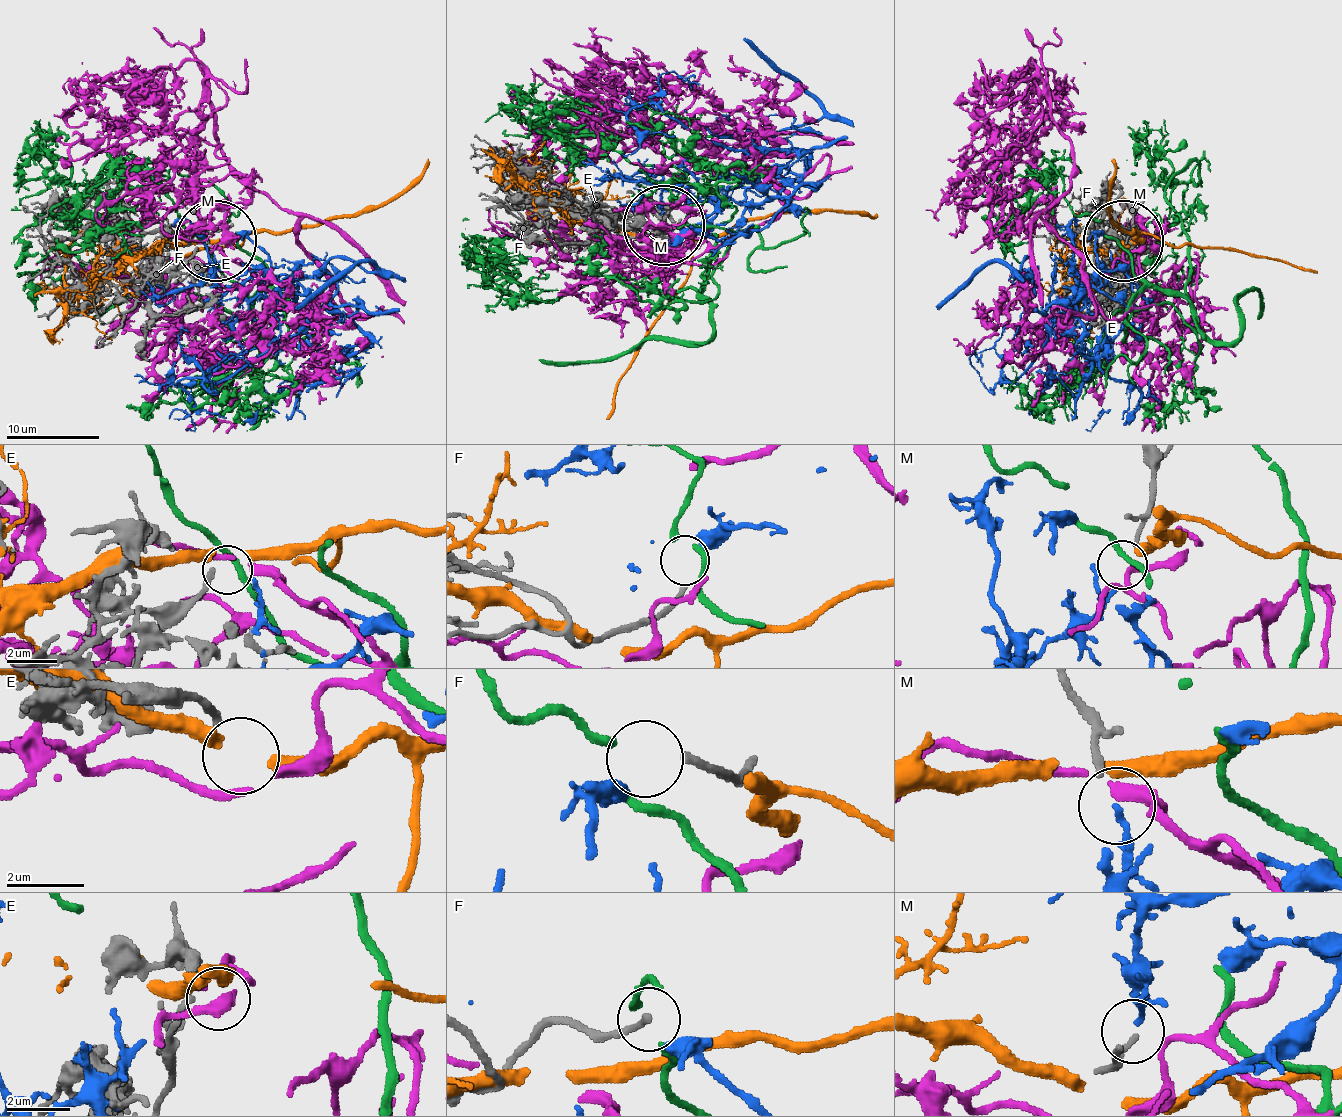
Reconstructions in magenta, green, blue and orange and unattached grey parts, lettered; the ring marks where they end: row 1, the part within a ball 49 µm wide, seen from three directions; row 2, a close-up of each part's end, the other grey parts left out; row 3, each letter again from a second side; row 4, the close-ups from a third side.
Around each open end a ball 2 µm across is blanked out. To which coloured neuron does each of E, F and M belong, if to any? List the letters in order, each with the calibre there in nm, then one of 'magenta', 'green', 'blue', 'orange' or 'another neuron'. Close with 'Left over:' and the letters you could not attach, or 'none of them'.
E: calibre 200 nm; magenta
F: calibre 200 nm; green
M: calibre 160 nm; blue
Left over: none of them

